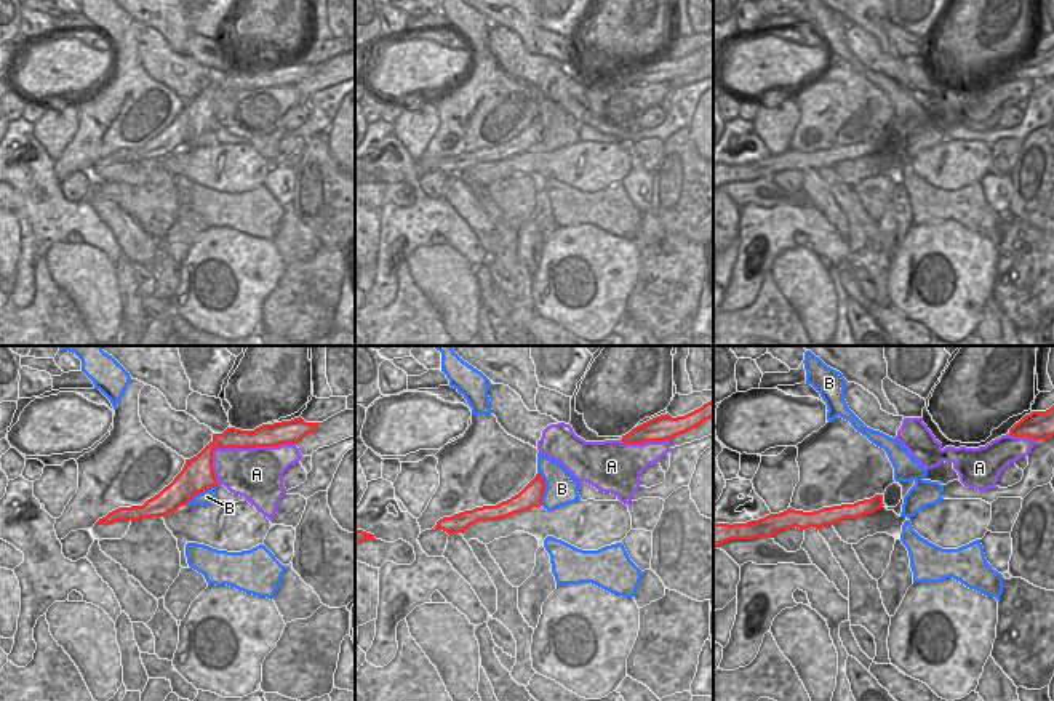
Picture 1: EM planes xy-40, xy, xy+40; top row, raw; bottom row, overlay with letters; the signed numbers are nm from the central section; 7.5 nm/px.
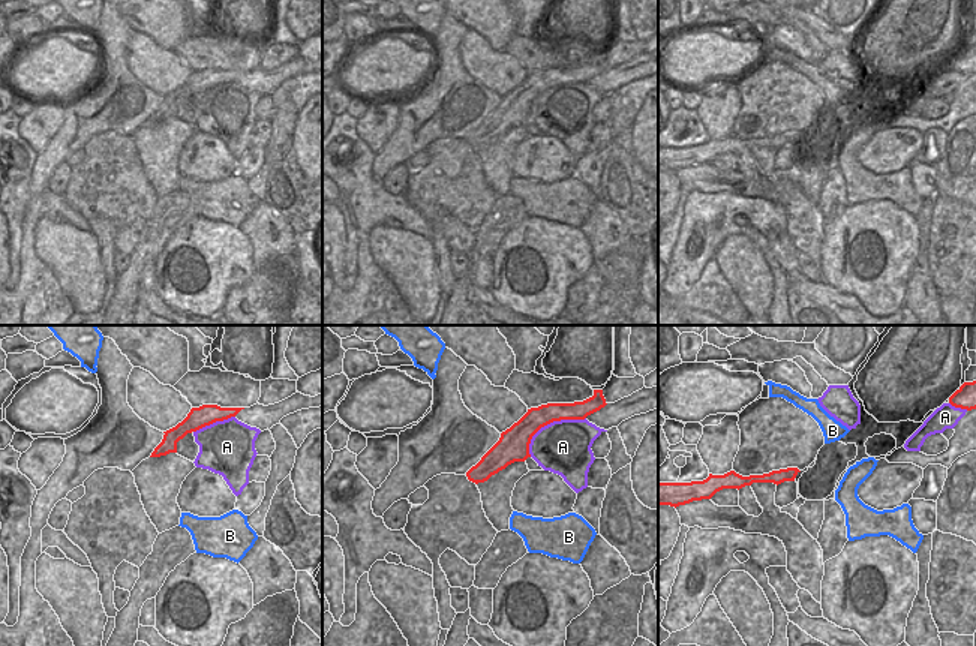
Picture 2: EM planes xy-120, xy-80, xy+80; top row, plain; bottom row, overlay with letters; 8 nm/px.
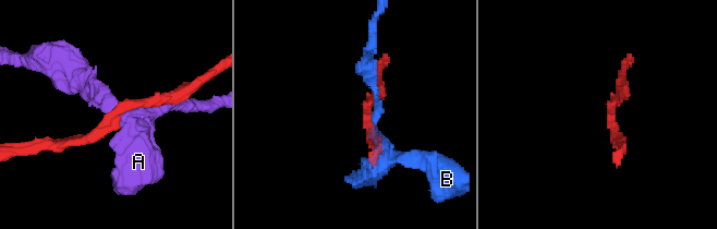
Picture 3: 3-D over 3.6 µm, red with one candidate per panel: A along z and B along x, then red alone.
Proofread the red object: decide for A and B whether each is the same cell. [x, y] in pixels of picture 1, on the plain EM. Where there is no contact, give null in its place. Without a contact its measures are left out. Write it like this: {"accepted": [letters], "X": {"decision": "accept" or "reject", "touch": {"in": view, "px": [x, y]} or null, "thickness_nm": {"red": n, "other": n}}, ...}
{"accepted": [], "A": {"decision": "reject", "touch": {"in": "xy-40", "px": [237, 88]}, "thickness_nm": {"red": 170, "other": 400}}, "B": {"decision": "reject", "touch": {"in": "xy", "px": [544, 130]}, "thickness_nm": {"red": 170, "other": 240}}}

